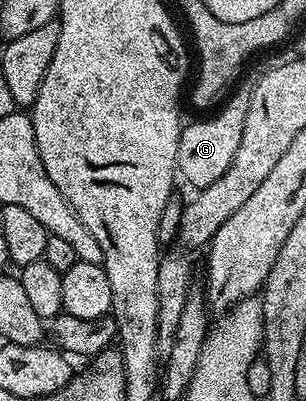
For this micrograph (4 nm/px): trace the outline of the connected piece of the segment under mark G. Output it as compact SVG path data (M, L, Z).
M246 90L239 91L216 115L211 115L208 119L203 119L200 123L191 123L182 128L179 132L179 165L178 174L187 183L192 183L192 188L202 189L213 185L213 181L217 181L217 177L221 177L221 173L225 173L225 169L229 169L229 165L233 161L233 153L237 153L237 145L241 145L241 133L245 133L245 113L249 109L250 94Z

